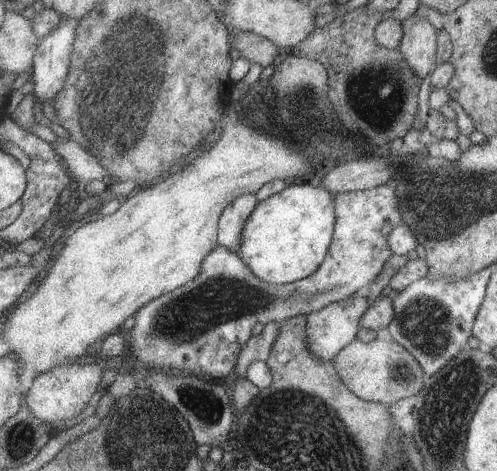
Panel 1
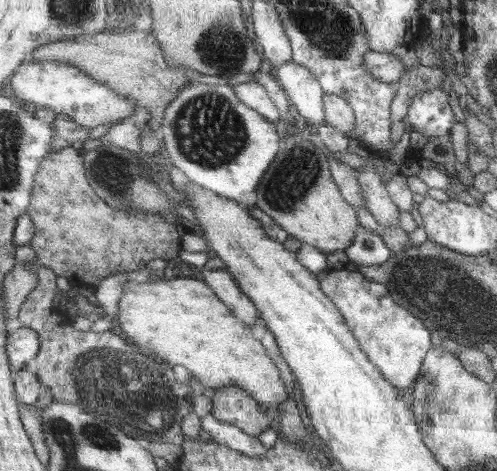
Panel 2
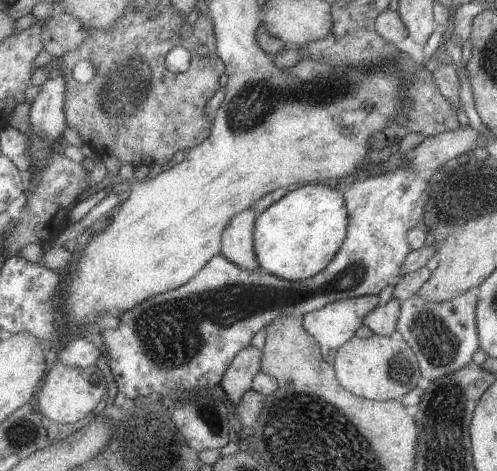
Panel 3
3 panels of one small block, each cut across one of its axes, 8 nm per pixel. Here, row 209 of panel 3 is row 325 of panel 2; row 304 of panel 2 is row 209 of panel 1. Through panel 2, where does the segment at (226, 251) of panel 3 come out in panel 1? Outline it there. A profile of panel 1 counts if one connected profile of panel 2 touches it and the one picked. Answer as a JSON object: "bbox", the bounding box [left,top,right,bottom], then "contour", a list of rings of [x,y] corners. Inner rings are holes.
{"bbox":[219,194,259,254],"contour":[[[243,194],[231,206],[227,206],[227,210],[219,220],[219,244],[239,254],[243,228],[249,216],[253,214],[253,210],[257,208],[257,204],[259,204],[259,198],[255,194]]]}

